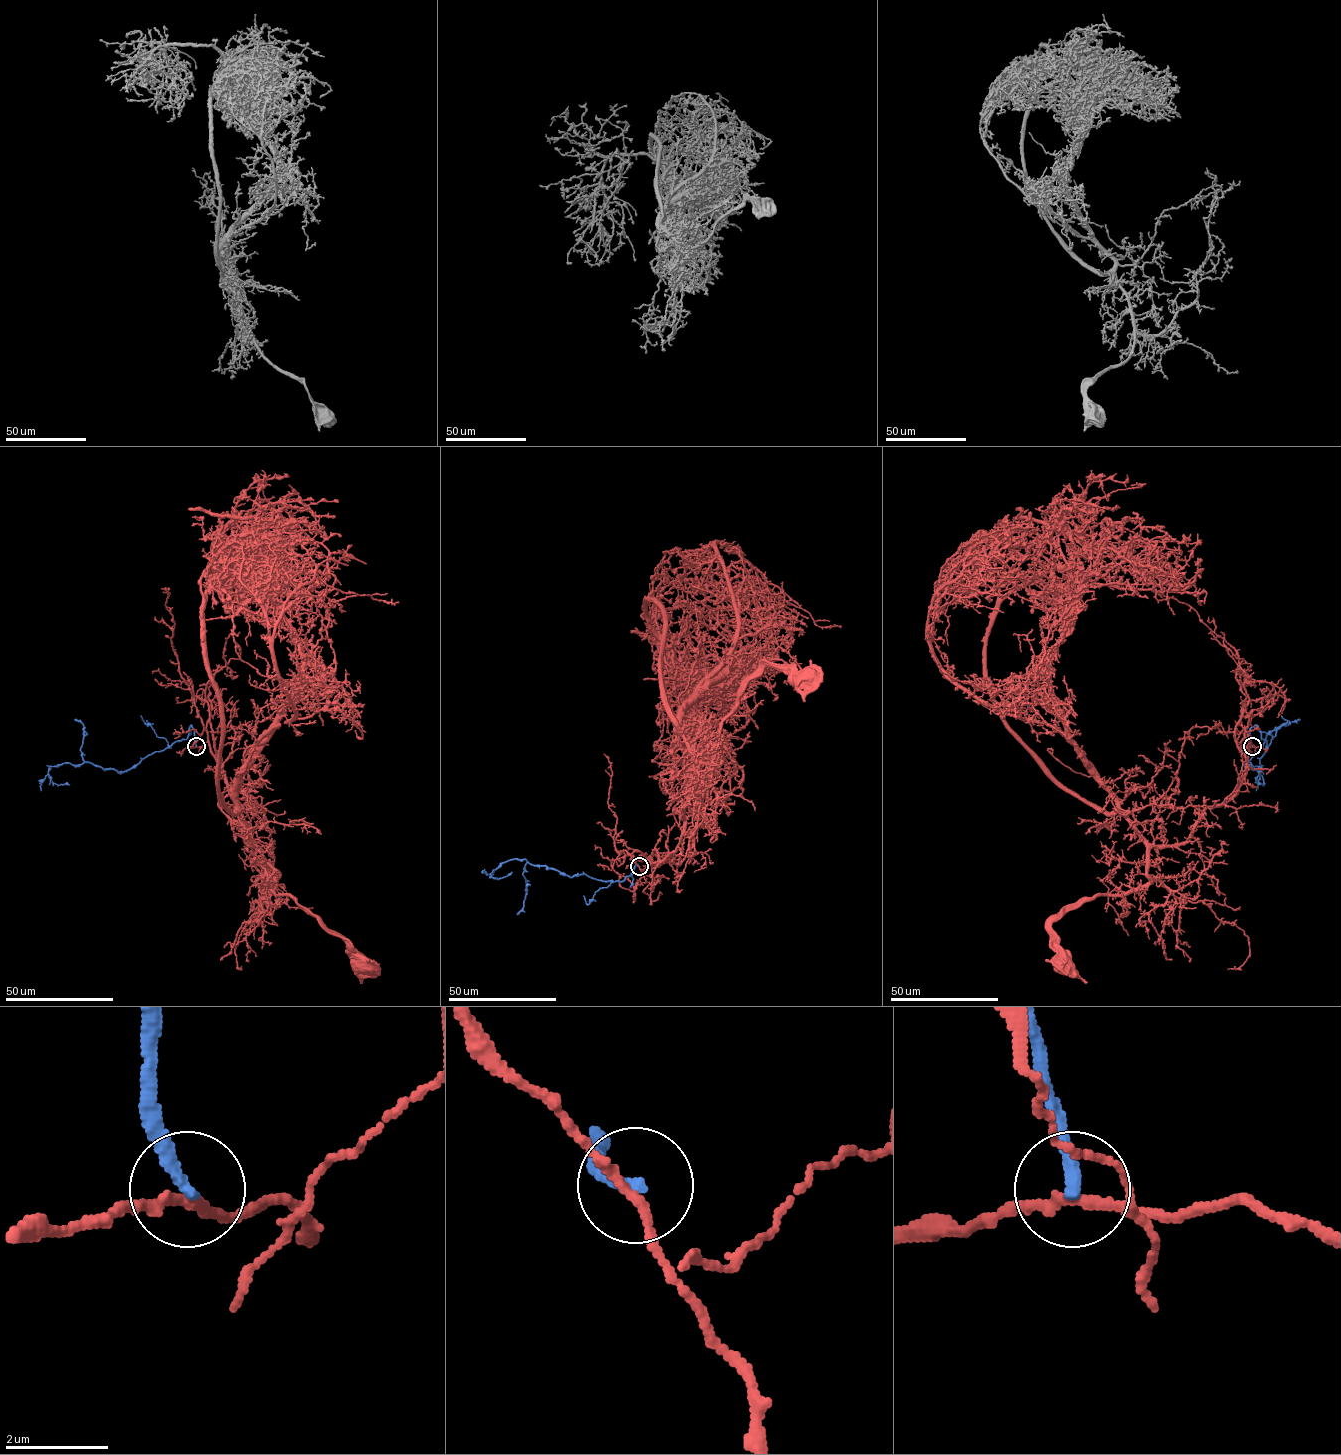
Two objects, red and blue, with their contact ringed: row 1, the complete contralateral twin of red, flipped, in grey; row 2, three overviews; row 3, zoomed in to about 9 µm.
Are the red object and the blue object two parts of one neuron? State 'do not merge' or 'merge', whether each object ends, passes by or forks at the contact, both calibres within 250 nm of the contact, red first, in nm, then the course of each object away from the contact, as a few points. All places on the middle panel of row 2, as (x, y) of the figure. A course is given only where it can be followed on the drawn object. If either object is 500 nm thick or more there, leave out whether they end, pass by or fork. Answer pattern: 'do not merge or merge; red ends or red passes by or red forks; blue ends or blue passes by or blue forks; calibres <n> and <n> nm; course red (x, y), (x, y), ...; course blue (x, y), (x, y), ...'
do not merge; red passes by; blue ends; calibres 200 and 260 nm; course red (638, 867), (675, 849), (696, 769), (721, 762), (715, 744), (737, 692), (767, 665), (809, 675); course blue (639, 866), (622, 881), (602, 881), (515, 859), (491, 876), (512, 872)

